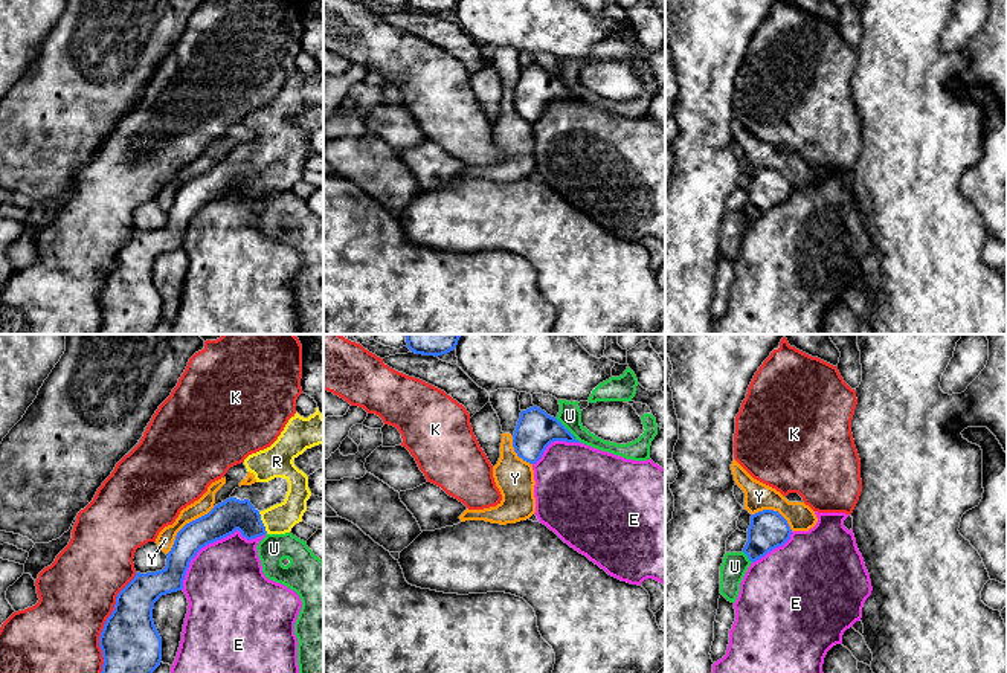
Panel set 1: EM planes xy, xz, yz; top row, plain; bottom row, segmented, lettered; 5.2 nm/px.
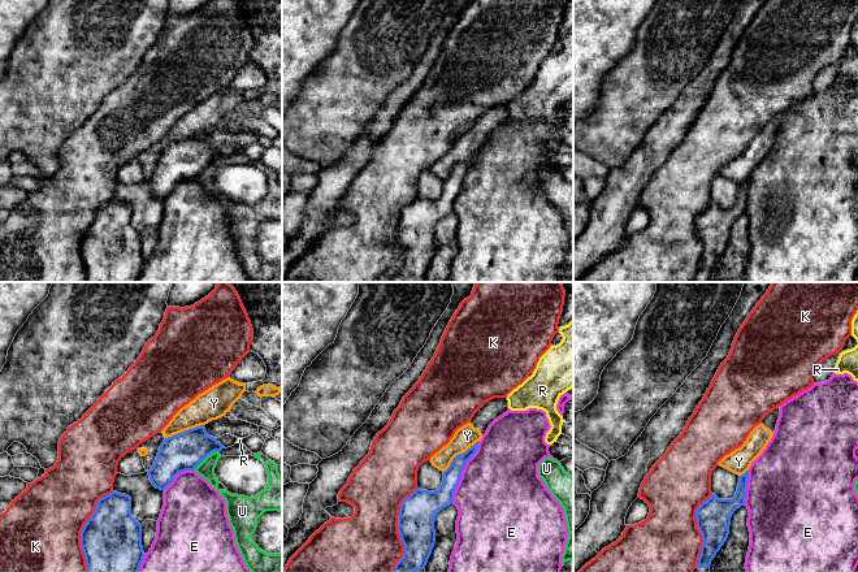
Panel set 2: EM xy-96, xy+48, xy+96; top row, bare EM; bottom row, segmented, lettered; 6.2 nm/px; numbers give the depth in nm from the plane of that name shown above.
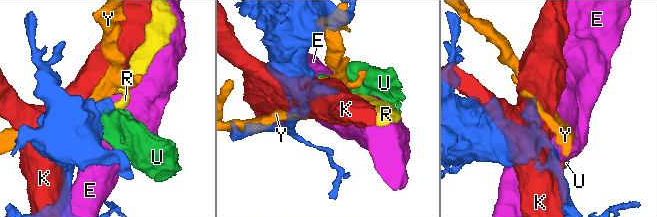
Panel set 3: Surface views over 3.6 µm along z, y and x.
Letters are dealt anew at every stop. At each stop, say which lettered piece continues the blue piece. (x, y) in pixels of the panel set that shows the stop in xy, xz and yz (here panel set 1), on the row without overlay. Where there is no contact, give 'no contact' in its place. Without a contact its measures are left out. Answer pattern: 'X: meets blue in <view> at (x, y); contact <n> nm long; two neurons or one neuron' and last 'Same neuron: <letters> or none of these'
E: meets blue in xy at (212, 200); contact 550 nm long; two neurons
K: meets blue in xy at (104, 283); contact 600 nm long; two neurons
R: meets blue in xy at (261, 180); contact 130 nm long; one neuron
U: meets blue in xz at (568, 89); contact 200 nm long; two neurons
Y: meets blue in xy at (185, 183); contact 360 nm long; two neurons
Same neuron: R

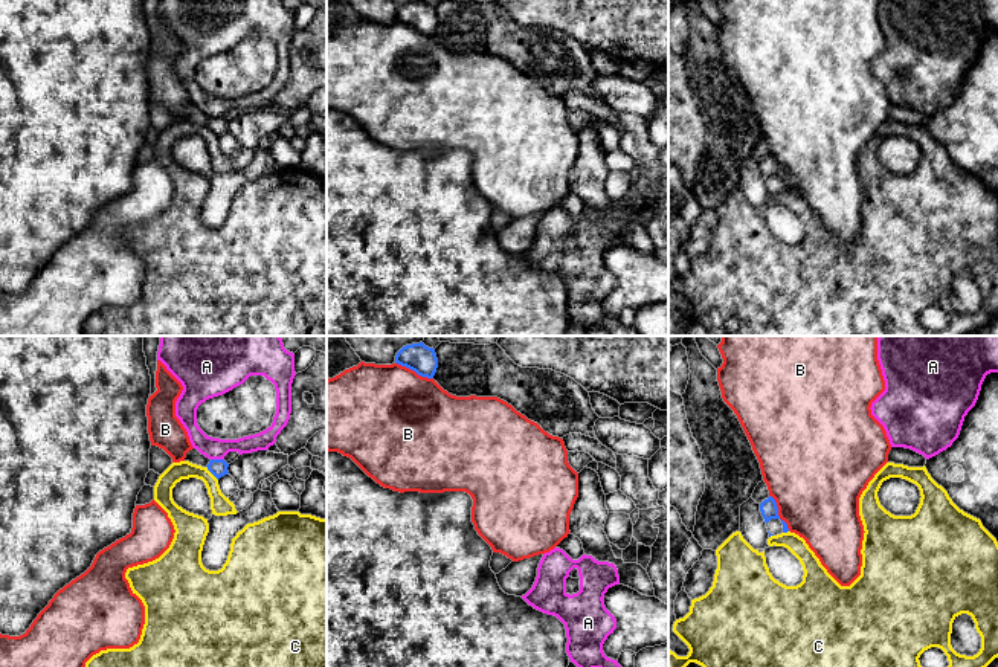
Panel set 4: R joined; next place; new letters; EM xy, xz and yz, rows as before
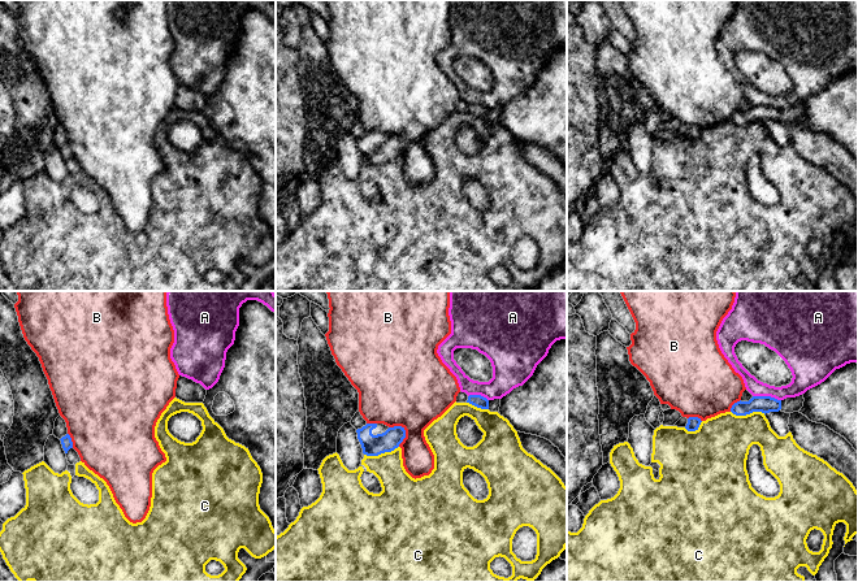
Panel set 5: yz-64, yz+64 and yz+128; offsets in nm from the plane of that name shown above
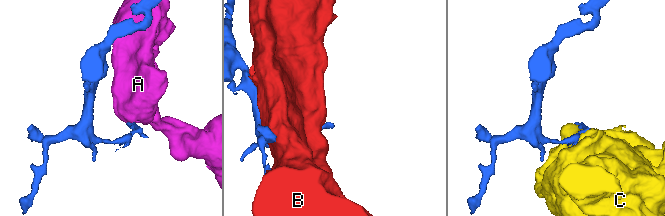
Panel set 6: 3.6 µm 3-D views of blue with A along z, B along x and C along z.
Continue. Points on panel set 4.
A: meets blue in xy at (217, 118); contact 70 nm long; two neurons
B: meets blue in yz at (777, 171); contact 220 nm long; two neurons
C: meets blue in xy at (211, 130); contact 100 nm long; two neurons
Same neuron: none of these

